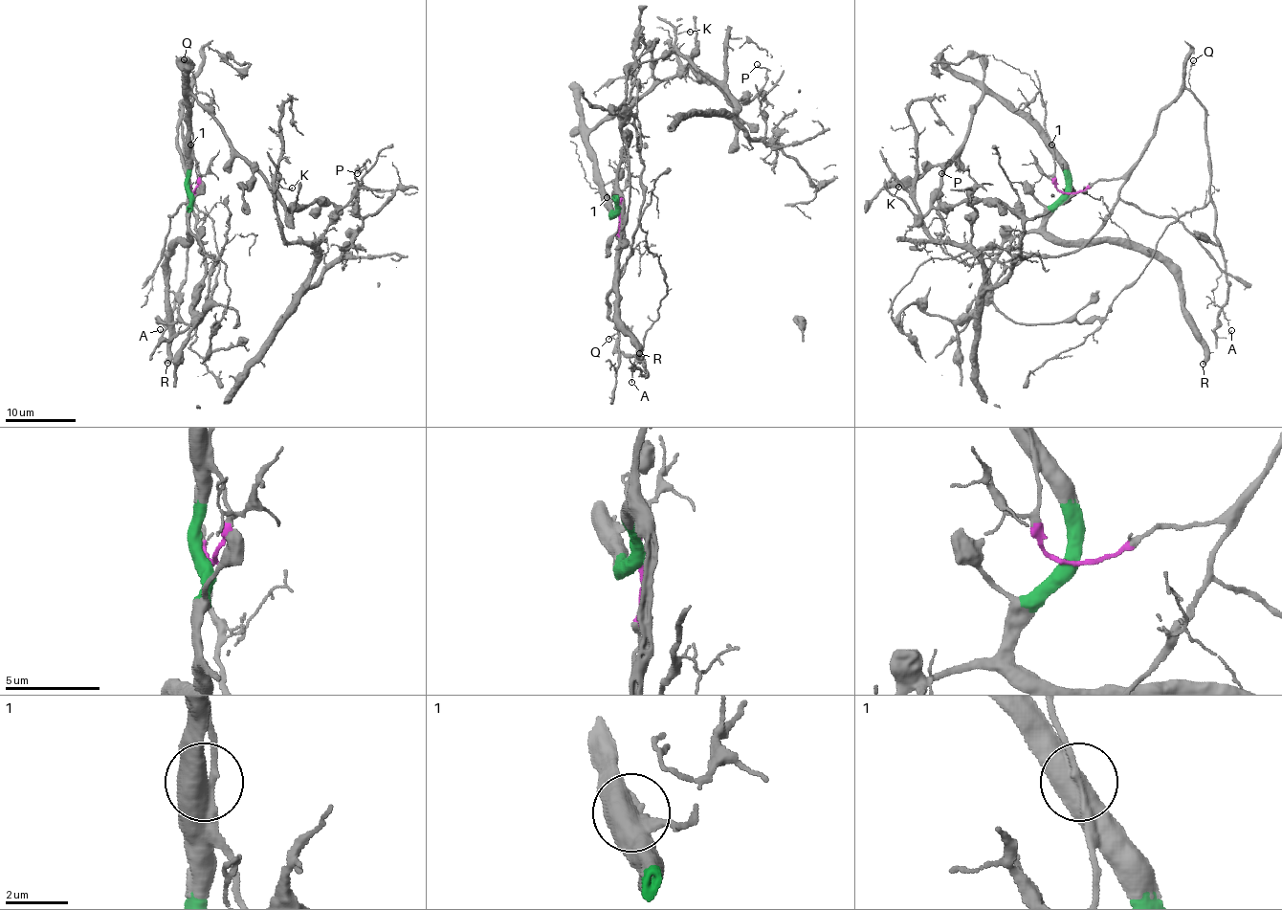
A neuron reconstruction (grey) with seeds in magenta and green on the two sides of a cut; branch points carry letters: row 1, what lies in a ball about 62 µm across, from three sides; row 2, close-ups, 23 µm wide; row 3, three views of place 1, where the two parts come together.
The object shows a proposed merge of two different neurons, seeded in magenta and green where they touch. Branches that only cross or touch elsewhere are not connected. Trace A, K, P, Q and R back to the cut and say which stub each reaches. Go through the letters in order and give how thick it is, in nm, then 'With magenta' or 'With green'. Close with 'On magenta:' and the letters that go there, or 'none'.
A: Thickness 80 nm. With magenta
K: Thickness 110 nm. With green
P: Thickness 100 nm. With green
Q: Thickness 70 nm. With magenta
R: Thickness 440 nm. With green
On magenta: A, Q

